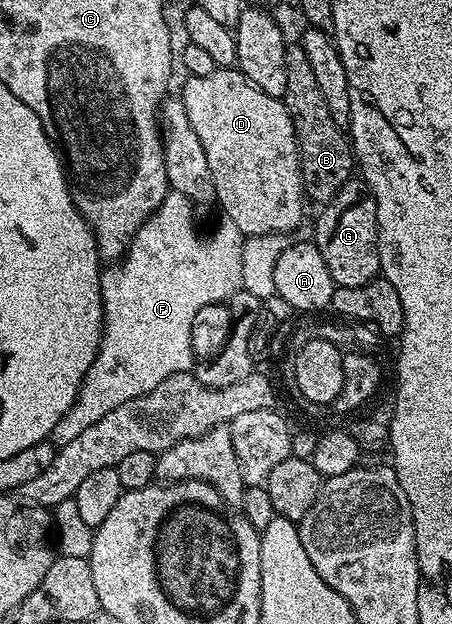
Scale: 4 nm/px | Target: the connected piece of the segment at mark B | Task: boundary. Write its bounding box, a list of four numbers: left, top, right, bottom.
[282,45,354,205]

